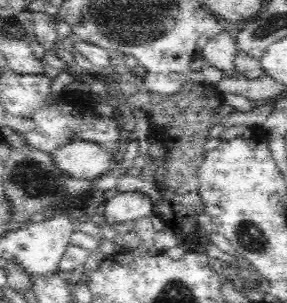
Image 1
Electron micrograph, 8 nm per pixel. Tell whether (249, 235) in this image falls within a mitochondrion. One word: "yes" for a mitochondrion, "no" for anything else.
yes

